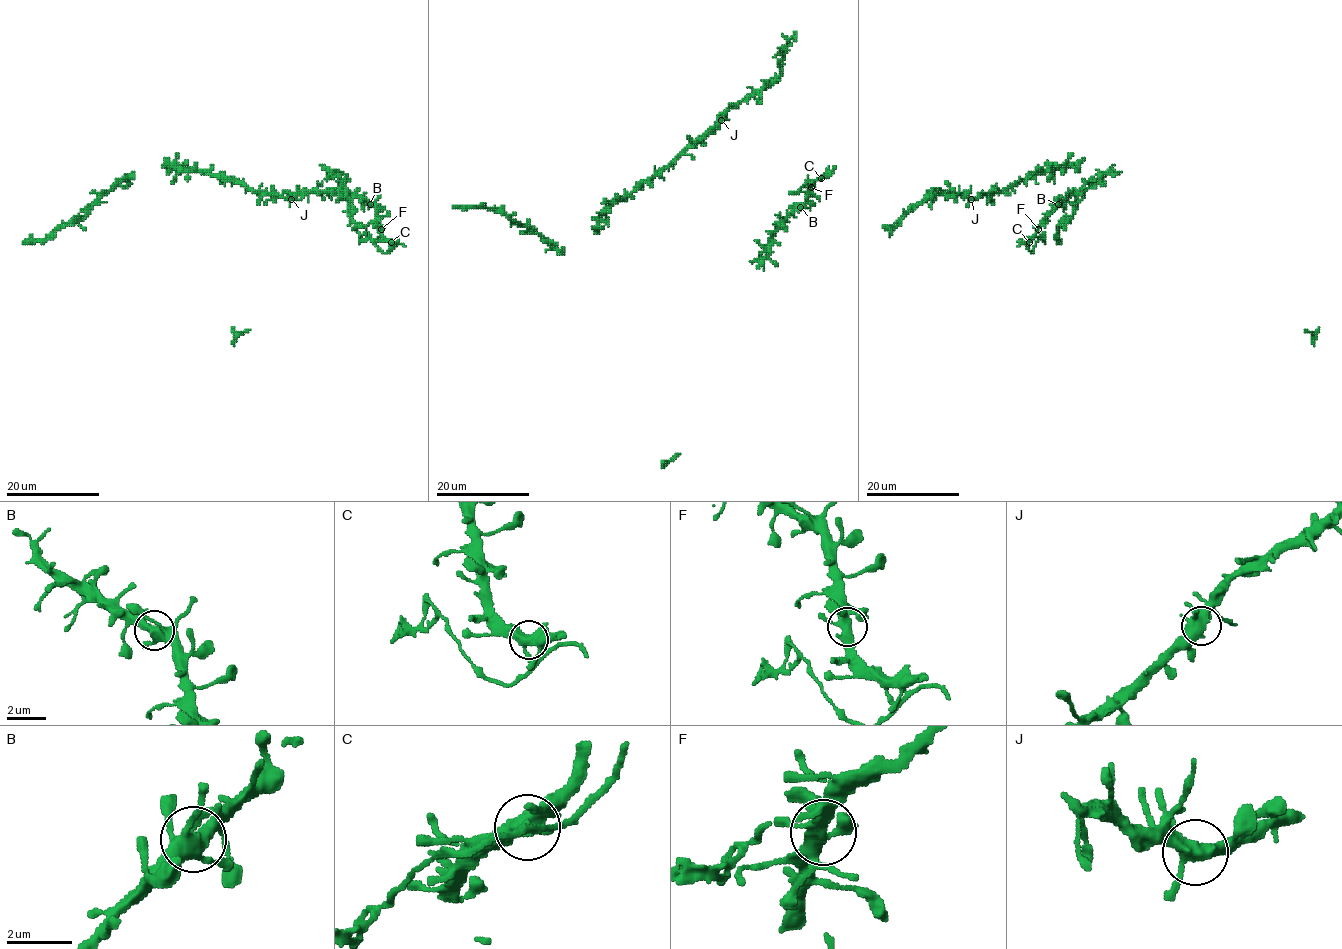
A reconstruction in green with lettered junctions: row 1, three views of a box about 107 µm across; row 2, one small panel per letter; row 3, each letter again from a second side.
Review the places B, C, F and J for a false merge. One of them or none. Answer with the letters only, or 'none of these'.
C

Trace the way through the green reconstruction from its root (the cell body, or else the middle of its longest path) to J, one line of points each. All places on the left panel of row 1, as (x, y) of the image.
J: (331, 198), (327, 193), (307, 191), (291, 199)

